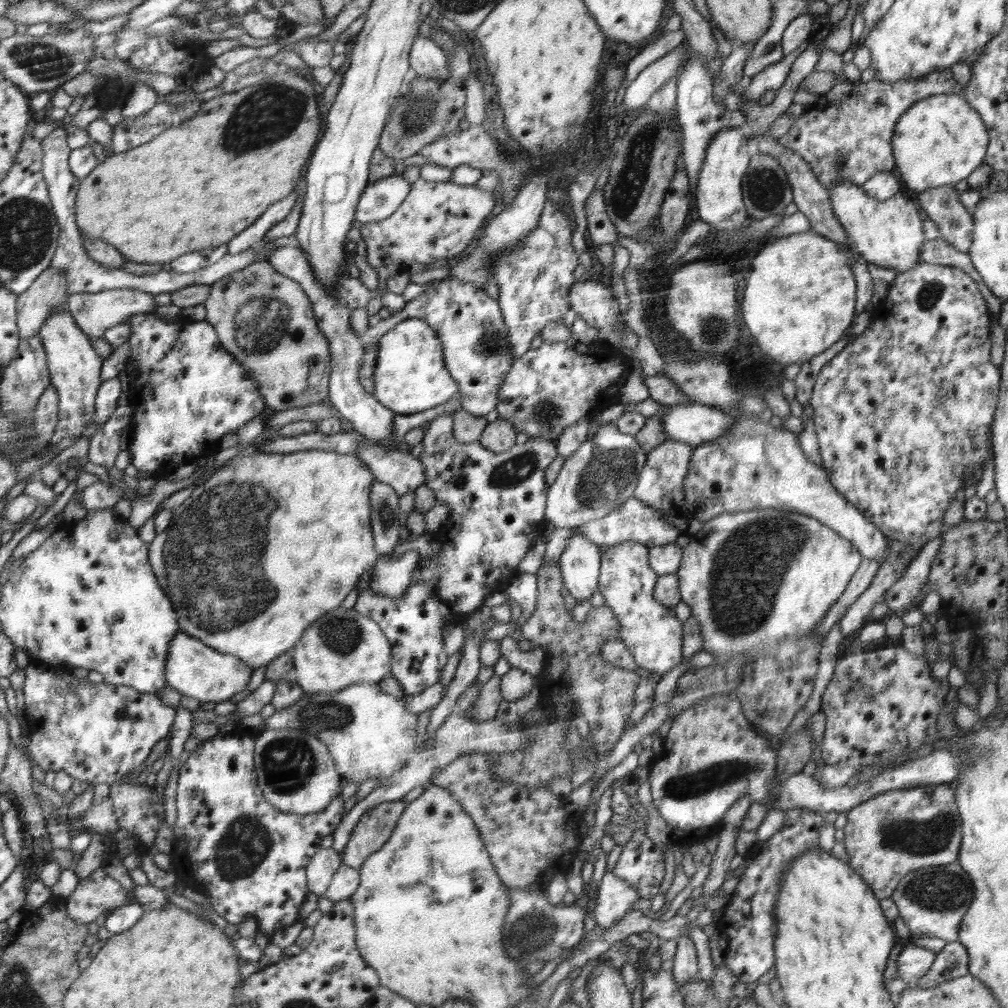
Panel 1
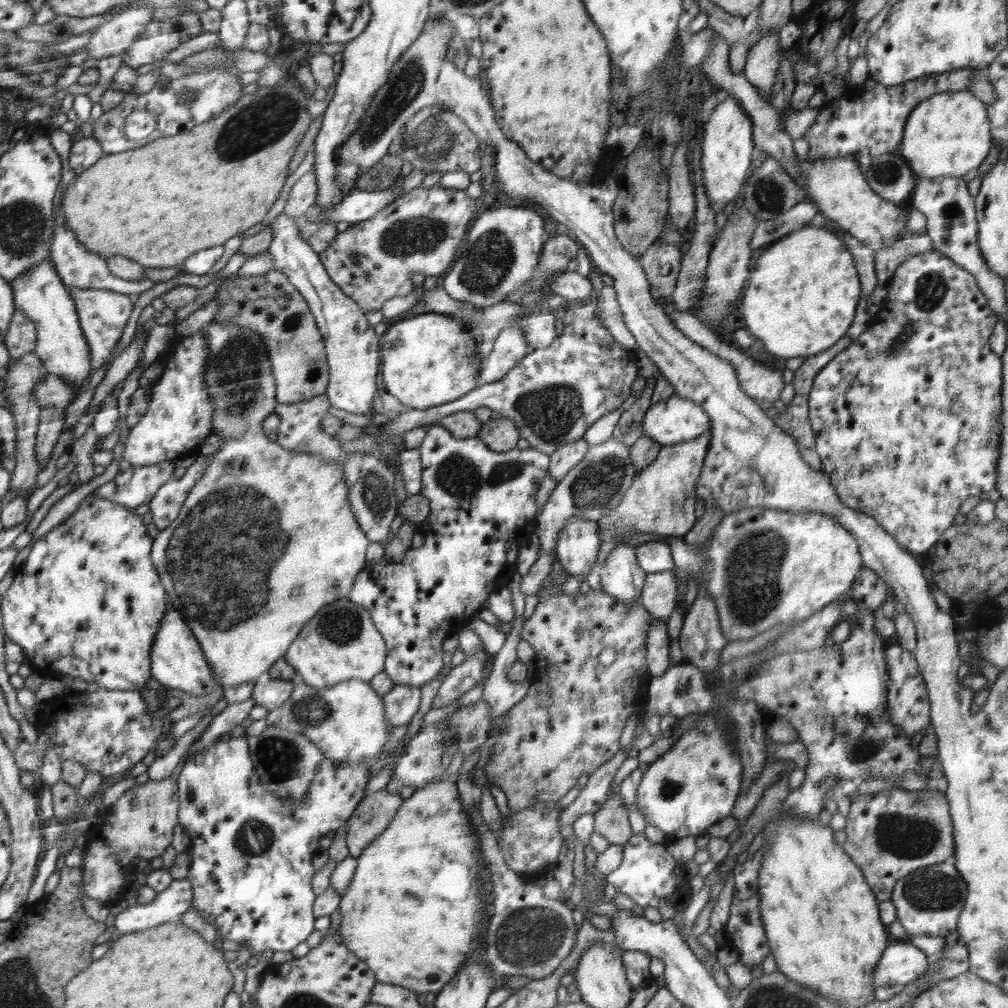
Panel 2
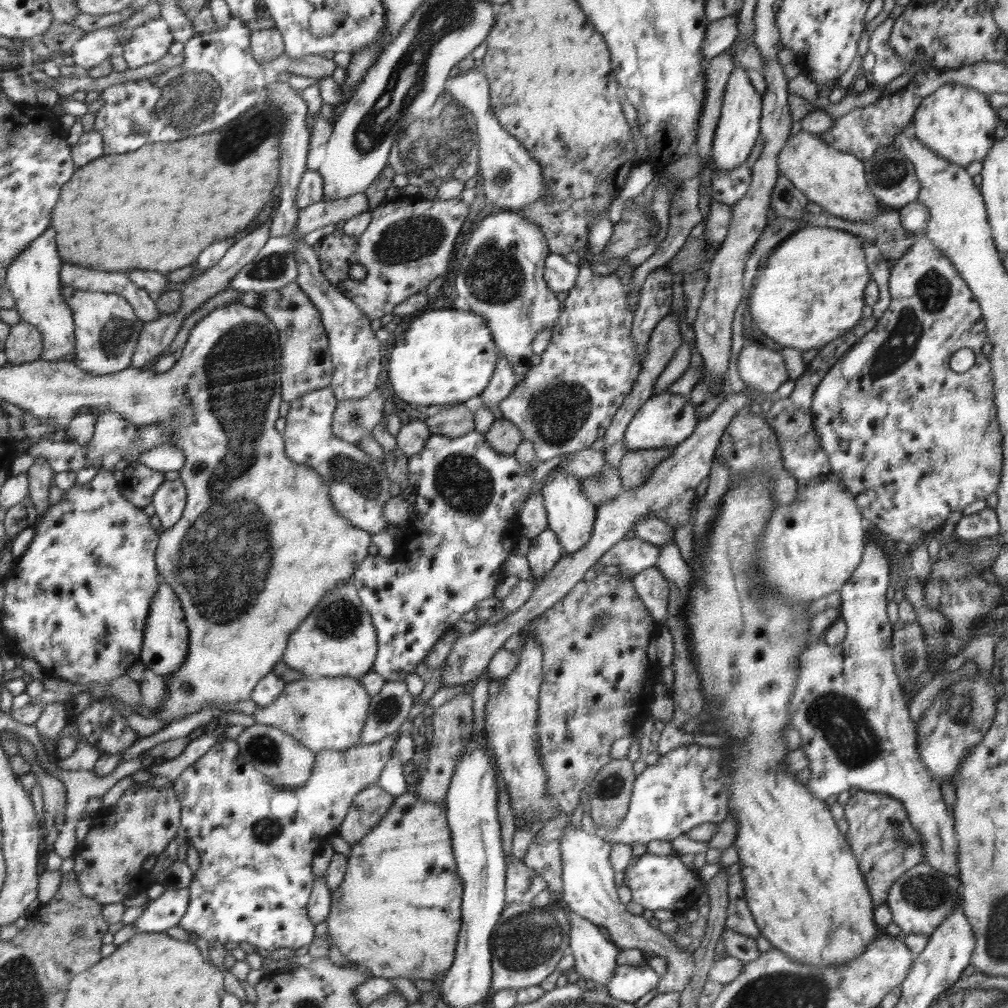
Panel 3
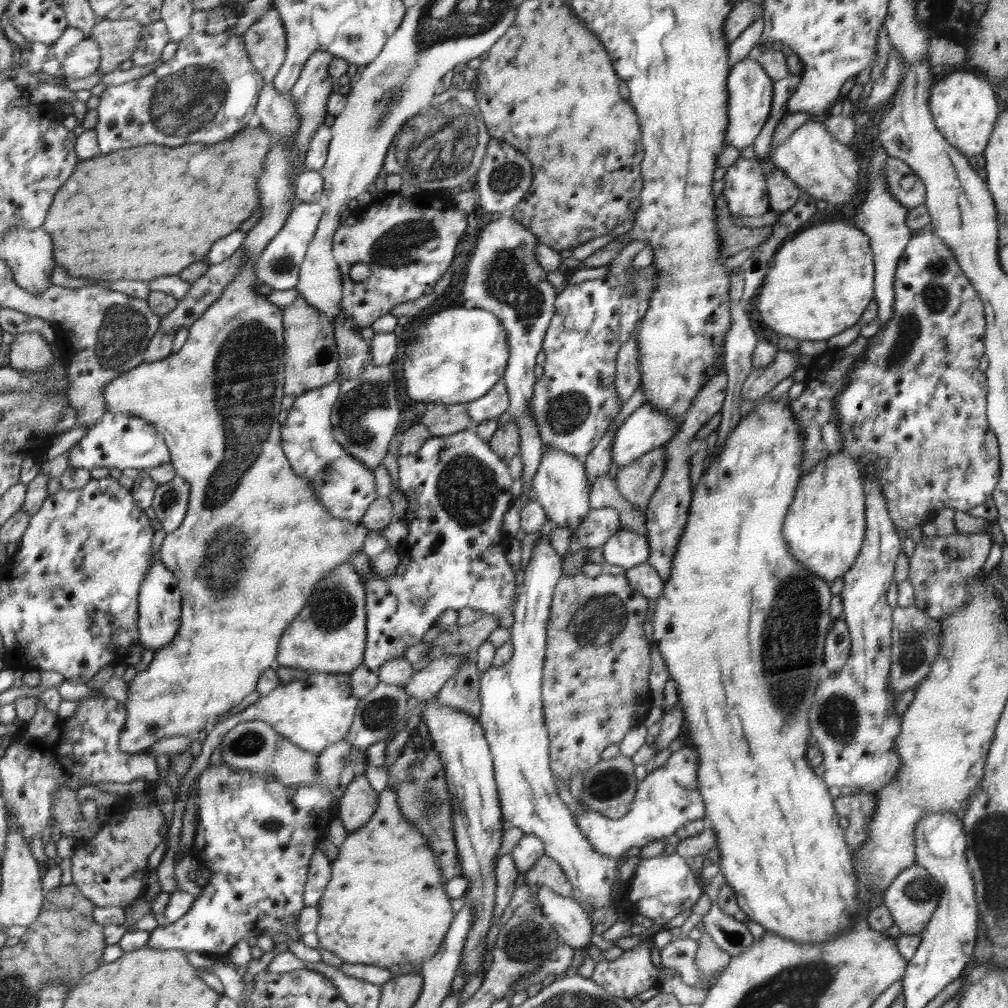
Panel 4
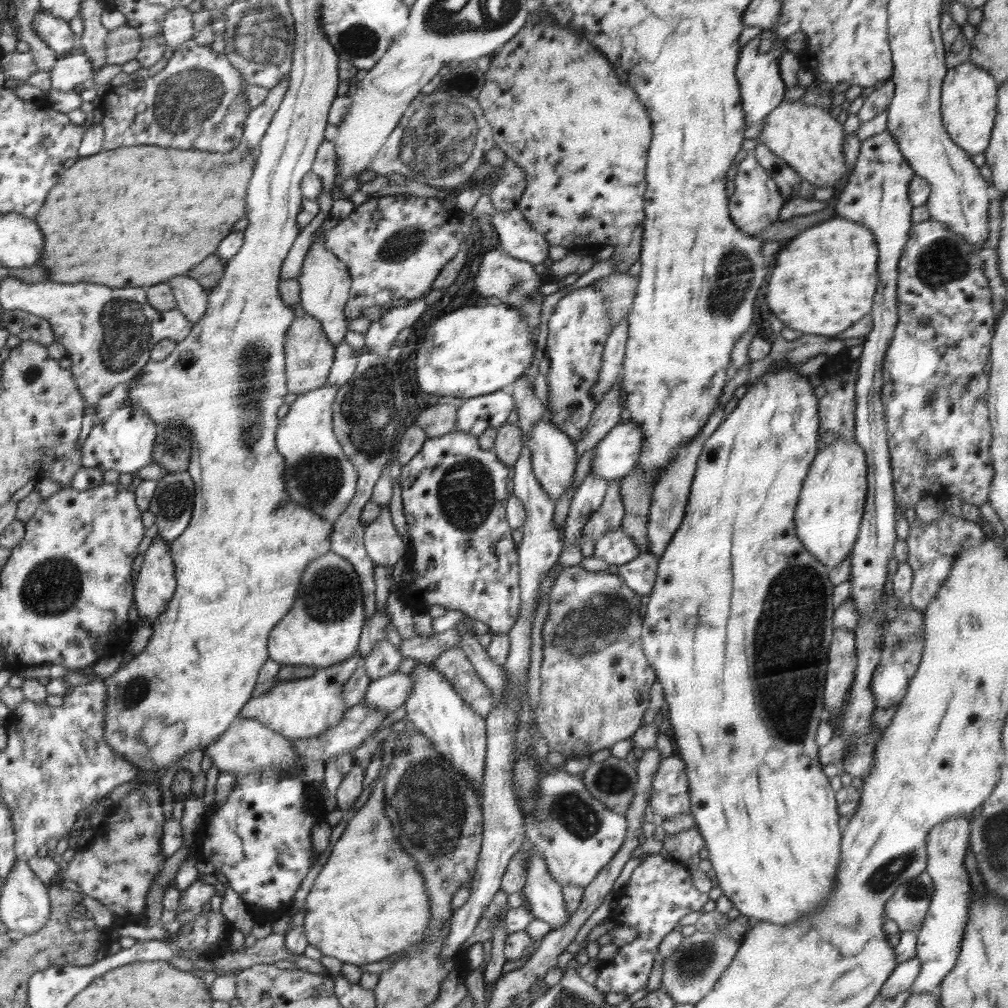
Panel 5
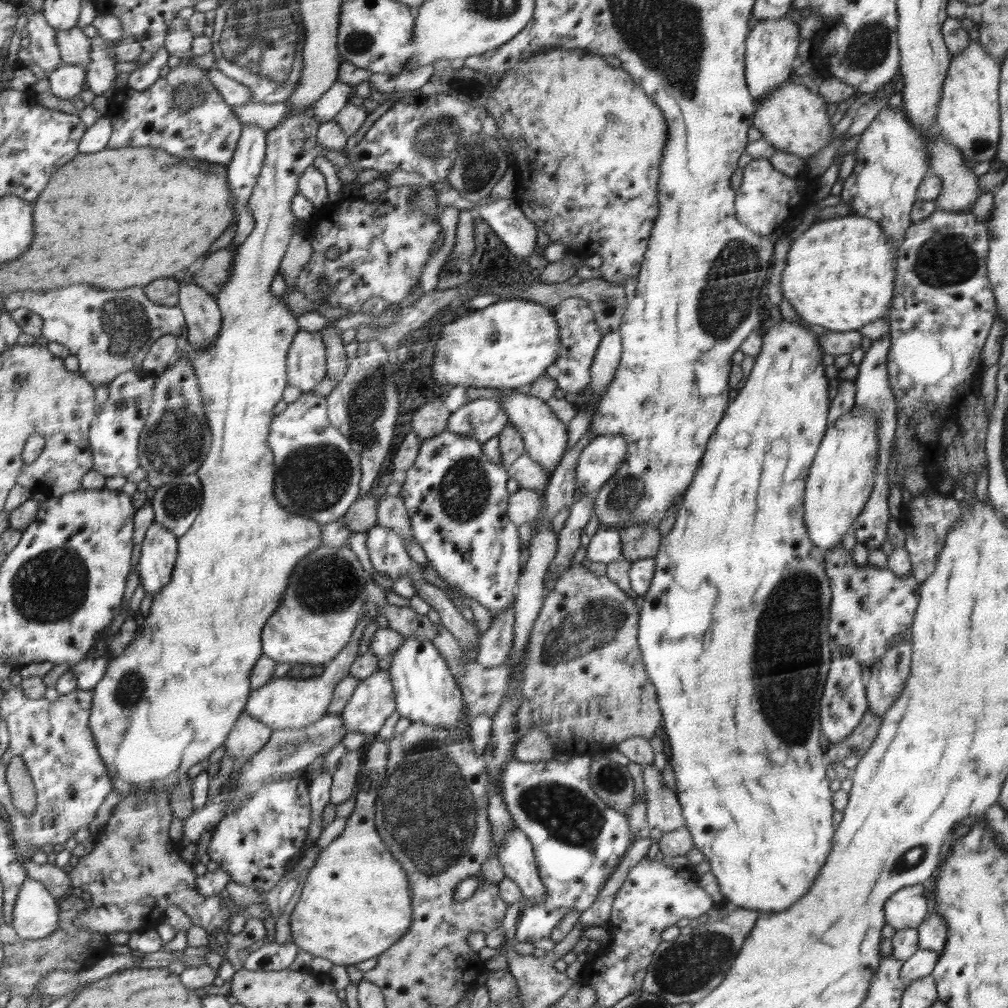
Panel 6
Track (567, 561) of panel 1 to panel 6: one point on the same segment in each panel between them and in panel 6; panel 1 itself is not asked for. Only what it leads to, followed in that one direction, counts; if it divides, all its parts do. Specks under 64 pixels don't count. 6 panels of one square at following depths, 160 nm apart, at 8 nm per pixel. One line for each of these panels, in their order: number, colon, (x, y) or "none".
2: (577, 547)
3: (571, 514)
4: (561, 485)
5: (554, 457)
6: (544, 434)

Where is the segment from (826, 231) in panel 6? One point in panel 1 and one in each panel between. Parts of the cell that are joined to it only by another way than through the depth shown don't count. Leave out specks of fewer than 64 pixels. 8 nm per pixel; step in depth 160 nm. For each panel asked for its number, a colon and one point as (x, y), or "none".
1: (798, 301)
2: (802, 293)
3: (810, 291)
4: (820, 282)
5: (824, 280)

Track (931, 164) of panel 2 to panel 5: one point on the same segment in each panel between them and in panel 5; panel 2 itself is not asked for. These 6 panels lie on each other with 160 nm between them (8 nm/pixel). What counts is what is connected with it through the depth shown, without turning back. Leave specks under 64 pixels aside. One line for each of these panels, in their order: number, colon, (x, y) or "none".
3: (956, 122)
4: (965, 107)
5: (968, 93)

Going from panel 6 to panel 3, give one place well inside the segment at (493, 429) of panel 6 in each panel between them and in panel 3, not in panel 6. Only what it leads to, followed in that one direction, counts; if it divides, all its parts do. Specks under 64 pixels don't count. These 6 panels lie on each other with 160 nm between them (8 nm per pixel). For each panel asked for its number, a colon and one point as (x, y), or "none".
3: (504, 379)
4: (496, 401)
5: (476, 414)

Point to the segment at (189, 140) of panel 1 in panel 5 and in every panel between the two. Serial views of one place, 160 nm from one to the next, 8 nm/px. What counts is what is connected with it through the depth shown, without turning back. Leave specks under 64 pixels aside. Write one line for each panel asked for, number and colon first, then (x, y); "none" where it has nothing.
2: (159, 204)
3: (156, 208)
4: (140, 213)
5: (138, 196)

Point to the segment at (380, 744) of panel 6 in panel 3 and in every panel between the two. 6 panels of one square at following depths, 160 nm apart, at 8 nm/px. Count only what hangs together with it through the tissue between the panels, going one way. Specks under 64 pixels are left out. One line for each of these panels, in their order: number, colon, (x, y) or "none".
3: (397, 912)
4: (385, 903)
5: (369, 901)

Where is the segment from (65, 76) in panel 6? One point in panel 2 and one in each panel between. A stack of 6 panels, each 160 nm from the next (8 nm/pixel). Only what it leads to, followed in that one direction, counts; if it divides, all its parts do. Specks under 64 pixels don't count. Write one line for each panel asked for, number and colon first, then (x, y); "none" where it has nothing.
2: (112, 38)
3: (95, 47)
4: (82, 60)
5: (74, 67)

